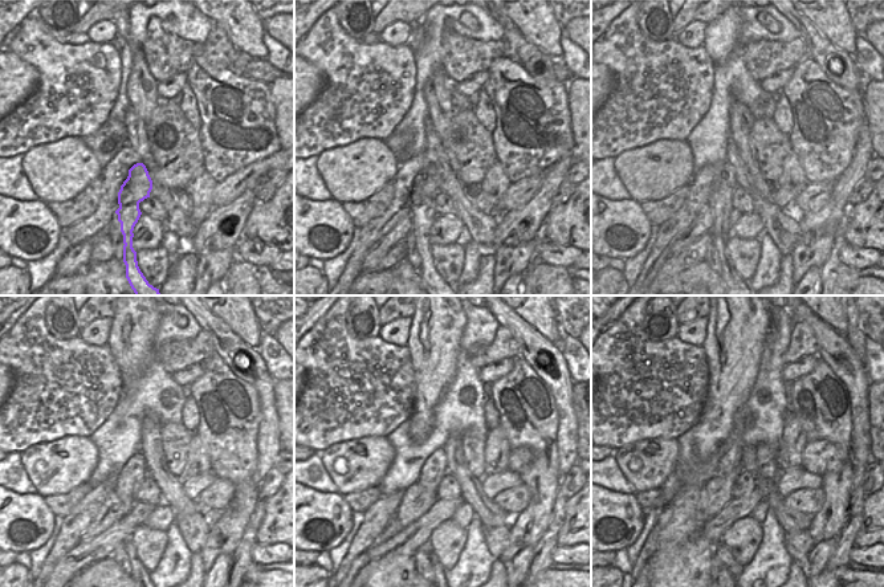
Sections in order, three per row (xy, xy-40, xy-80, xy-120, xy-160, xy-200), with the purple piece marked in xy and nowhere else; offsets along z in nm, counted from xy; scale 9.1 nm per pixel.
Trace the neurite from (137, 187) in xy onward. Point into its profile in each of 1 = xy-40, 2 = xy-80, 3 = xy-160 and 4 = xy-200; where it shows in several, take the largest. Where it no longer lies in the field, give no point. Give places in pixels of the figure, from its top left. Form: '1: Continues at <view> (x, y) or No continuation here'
1: Continues at xy-40 (427, 184)
2: Continues at xy-80 (724, 183)
3: Continues at xy-160 (435, 468)
4: Continues at xy-200 (733, 456).

